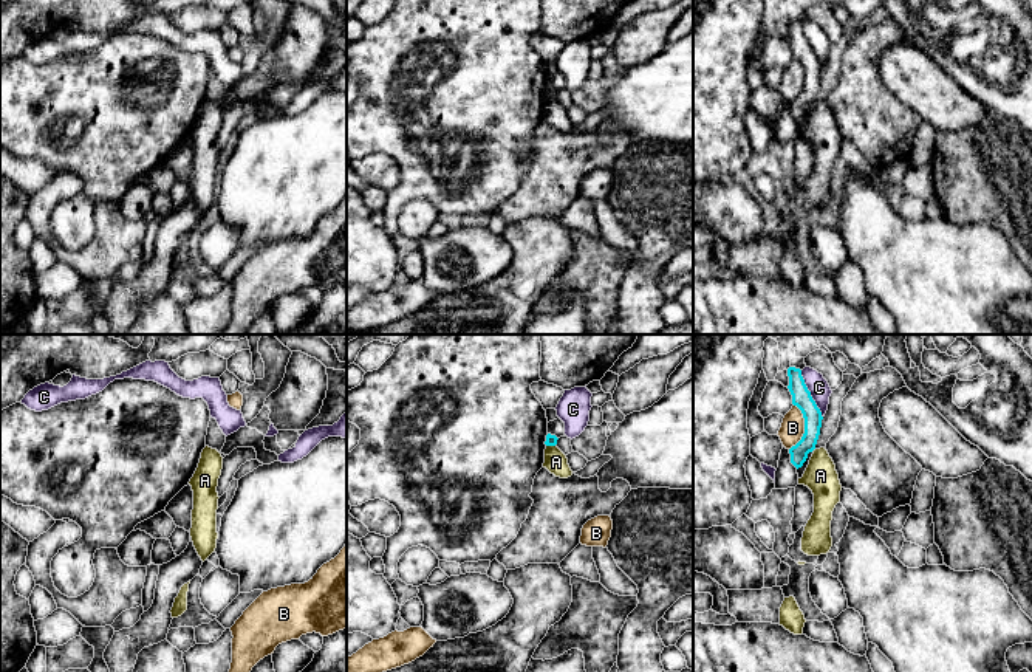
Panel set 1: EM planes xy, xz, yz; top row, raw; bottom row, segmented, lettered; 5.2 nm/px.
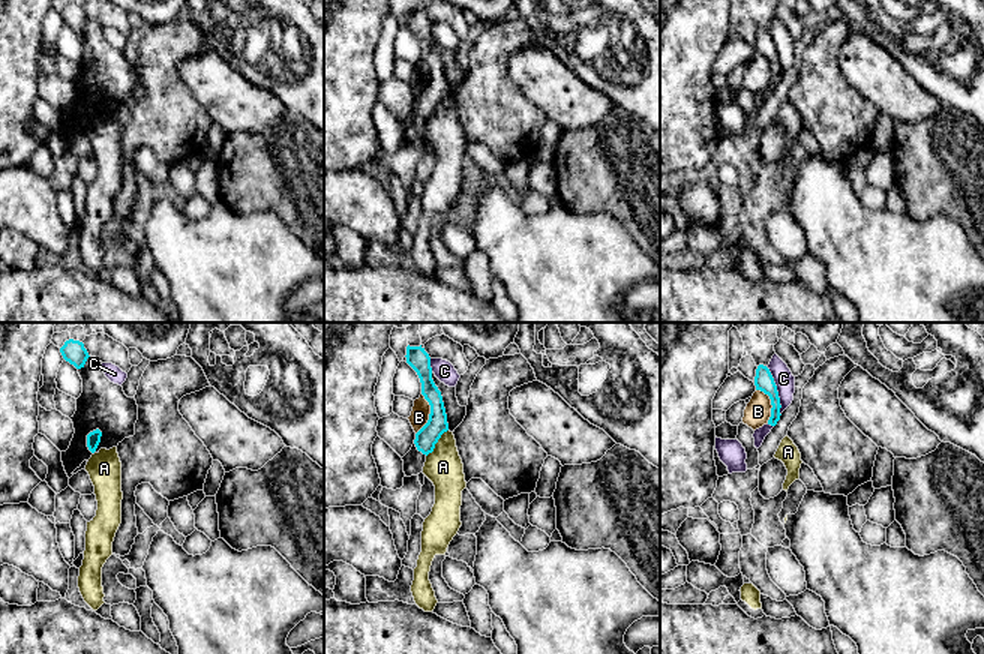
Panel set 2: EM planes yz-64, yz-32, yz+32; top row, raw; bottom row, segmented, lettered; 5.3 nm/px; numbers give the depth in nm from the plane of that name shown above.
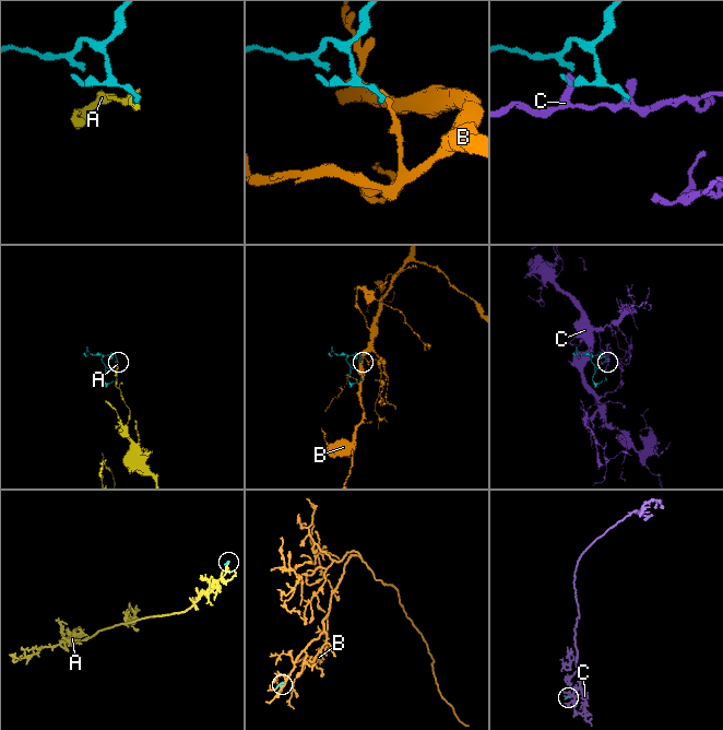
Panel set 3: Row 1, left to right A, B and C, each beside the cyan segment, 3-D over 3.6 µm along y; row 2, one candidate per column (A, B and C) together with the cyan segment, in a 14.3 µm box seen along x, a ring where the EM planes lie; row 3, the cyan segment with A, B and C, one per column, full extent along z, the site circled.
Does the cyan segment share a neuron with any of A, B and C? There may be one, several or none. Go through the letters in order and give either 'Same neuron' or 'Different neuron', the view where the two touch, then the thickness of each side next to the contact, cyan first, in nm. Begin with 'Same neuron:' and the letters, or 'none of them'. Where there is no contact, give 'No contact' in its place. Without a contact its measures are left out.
Same neuron: none of them
A: Different neuron. Touches cyan in xz. Thickness 60 nm (cyan) against 120 nm
B: Different neuron. Touches cyan in yz. Thickness 100 nm (cyan) against 130 nm
C: Different neuron. Touches cyan in yz. Thickness 100 nm (cyan) against 110 nm

